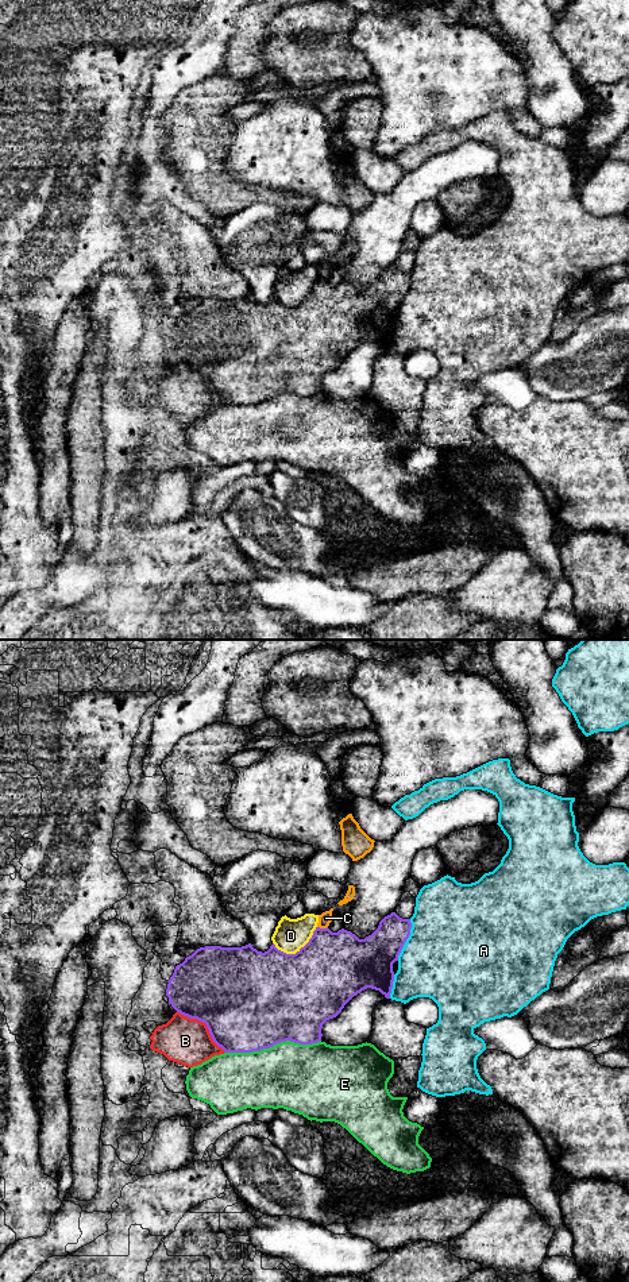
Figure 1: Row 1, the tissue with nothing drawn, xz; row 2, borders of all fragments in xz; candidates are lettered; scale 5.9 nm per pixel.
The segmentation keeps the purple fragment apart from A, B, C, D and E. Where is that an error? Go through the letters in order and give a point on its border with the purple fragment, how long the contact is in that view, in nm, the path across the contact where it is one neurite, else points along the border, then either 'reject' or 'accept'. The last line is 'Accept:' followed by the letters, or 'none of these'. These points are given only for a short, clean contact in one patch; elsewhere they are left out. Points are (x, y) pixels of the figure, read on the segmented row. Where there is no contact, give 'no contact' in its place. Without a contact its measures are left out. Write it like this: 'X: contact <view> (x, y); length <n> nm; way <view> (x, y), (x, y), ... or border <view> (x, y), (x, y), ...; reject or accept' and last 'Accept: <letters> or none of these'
A: contact xz (406, 938); length 260 nm; reject
B: contact xz (205, 1023); length 380 nm; reject
C: contact xz (323, 929); length 60 nm; reject
D: contact xz (297, 952); length 280 nm; reject
E: contact xz (273, 1045); length 550 nm; reject
Accept: none of these

